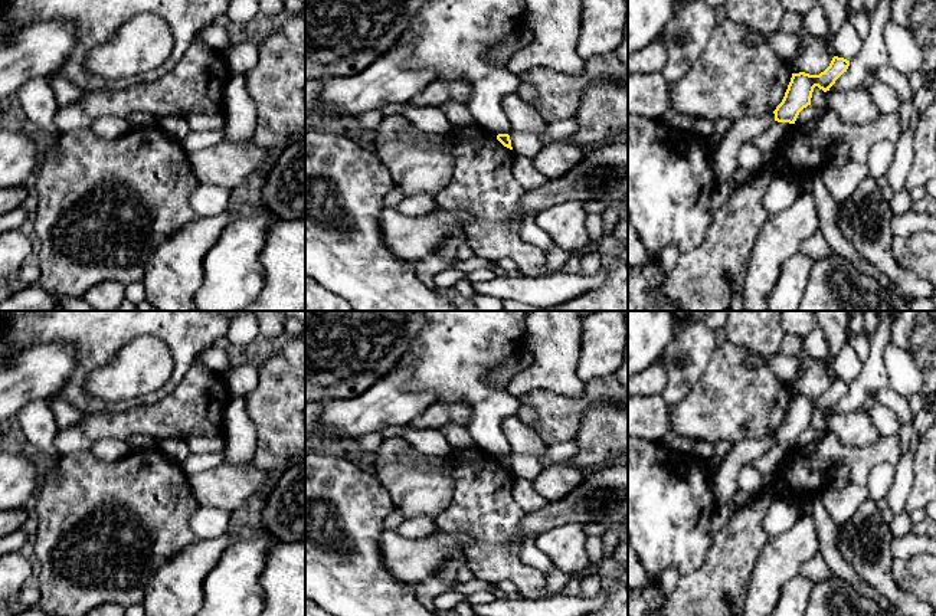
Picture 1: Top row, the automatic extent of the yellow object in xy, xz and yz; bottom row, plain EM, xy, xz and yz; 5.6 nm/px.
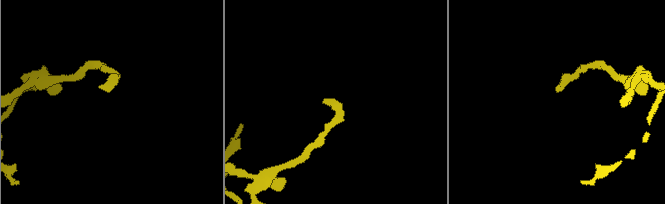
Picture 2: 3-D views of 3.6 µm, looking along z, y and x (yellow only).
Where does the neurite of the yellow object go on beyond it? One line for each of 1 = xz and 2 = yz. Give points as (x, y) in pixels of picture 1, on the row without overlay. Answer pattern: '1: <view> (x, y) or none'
1: none
2: none

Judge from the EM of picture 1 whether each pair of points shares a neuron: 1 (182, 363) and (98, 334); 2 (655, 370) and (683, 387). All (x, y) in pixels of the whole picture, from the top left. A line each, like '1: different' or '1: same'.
1: same
2: different

